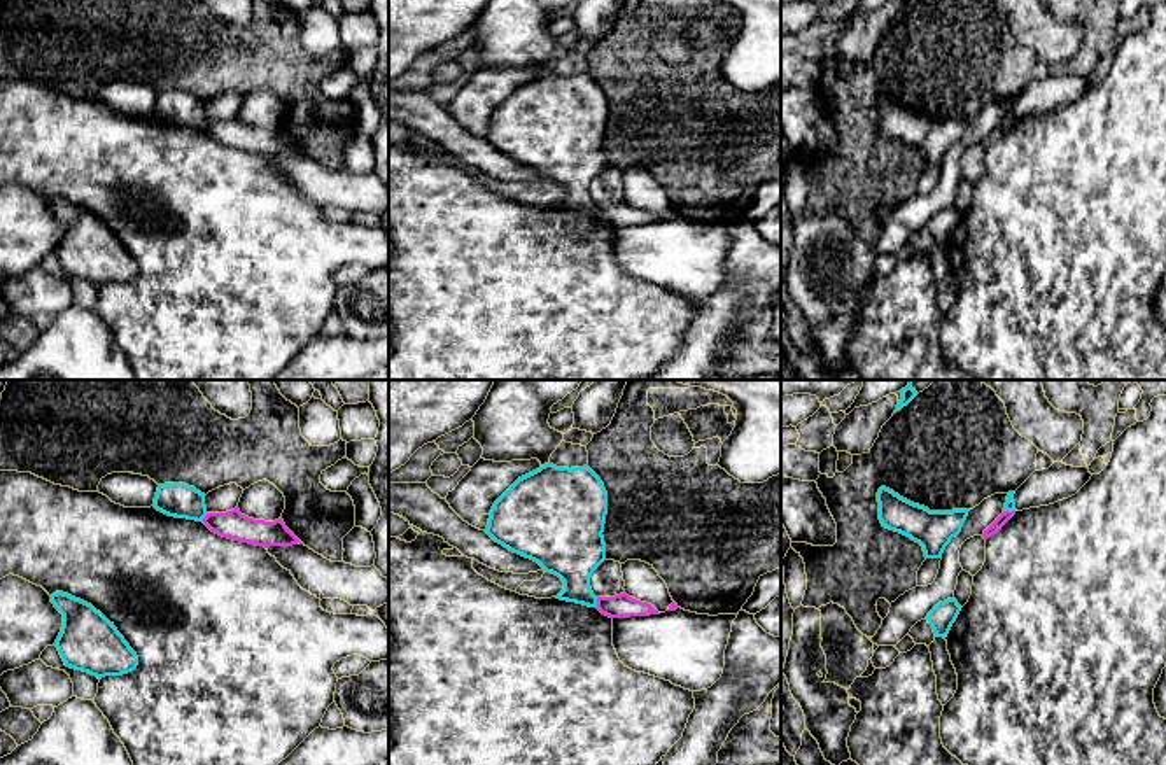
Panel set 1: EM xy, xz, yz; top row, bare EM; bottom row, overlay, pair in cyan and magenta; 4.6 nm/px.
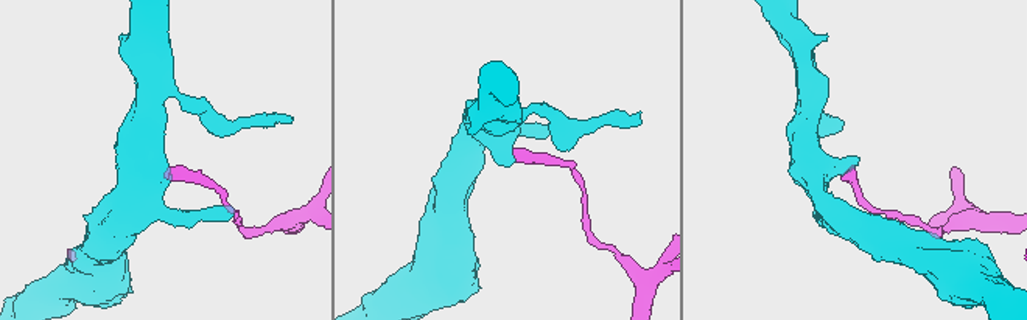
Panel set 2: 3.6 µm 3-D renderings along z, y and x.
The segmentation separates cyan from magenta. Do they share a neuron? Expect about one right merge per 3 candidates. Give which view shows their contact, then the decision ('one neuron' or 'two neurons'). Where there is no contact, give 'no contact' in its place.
contact in xz; two neurons

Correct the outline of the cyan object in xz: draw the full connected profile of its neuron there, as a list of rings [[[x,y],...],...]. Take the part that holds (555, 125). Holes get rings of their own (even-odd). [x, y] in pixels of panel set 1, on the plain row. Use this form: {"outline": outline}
{"outline": [[[544,72],[492,114],[485,140],[564,189],[560,208],[597,215],[590,186],[606,168],[608,100],[588,75]]]}

